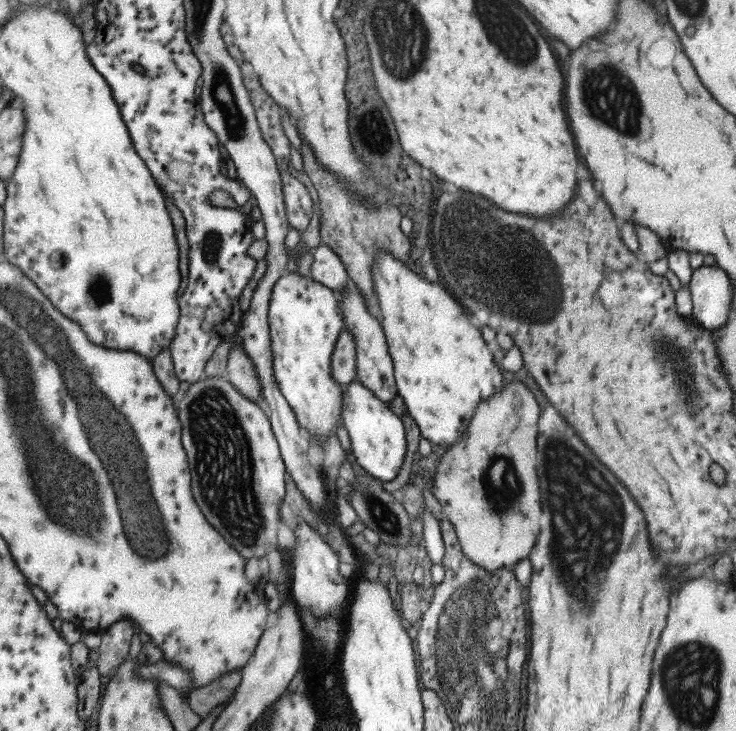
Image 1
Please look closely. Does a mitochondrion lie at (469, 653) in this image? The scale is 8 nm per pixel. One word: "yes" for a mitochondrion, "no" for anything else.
yes

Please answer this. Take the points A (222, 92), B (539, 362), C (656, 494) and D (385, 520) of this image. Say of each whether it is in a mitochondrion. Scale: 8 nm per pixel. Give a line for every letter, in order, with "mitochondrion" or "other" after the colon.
A: mitochondrion
B: other
C: other
D: mitochondrion

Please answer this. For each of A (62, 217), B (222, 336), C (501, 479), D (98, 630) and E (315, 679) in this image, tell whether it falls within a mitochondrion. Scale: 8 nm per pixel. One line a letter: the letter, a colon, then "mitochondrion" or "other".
A: other
B: other
C: mitochondrion
D: other
E: other

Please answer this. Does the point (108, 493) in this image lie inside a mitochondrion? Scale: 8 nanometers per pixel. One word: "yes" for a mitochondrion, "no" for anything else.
yes

